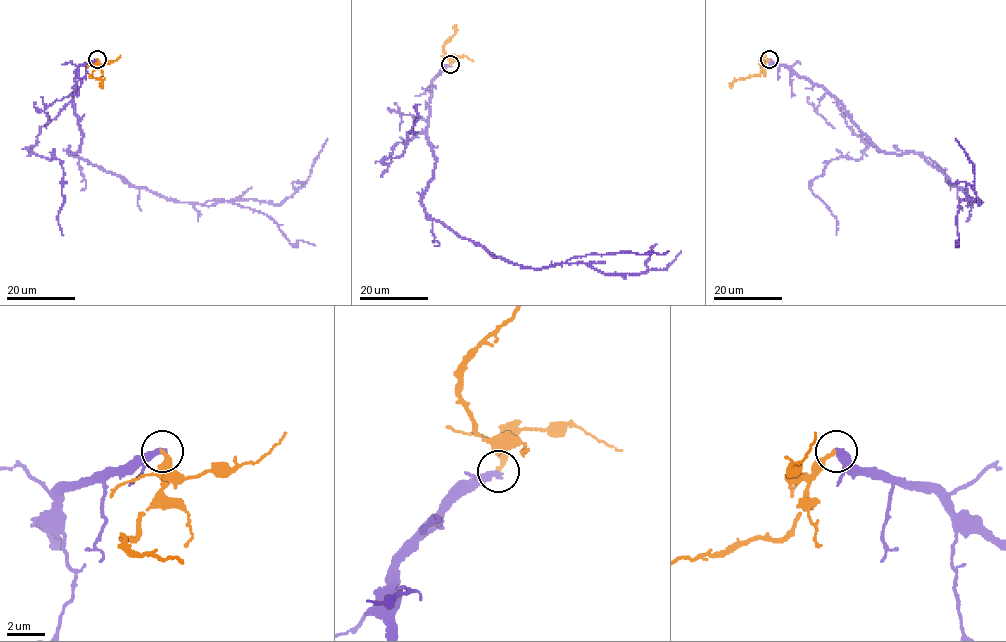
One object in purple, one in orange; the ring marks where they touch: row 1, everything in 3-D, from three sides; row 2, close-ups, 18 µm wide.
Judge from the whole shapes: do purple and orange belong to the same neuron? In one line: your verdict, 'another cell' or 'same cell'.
another cell

